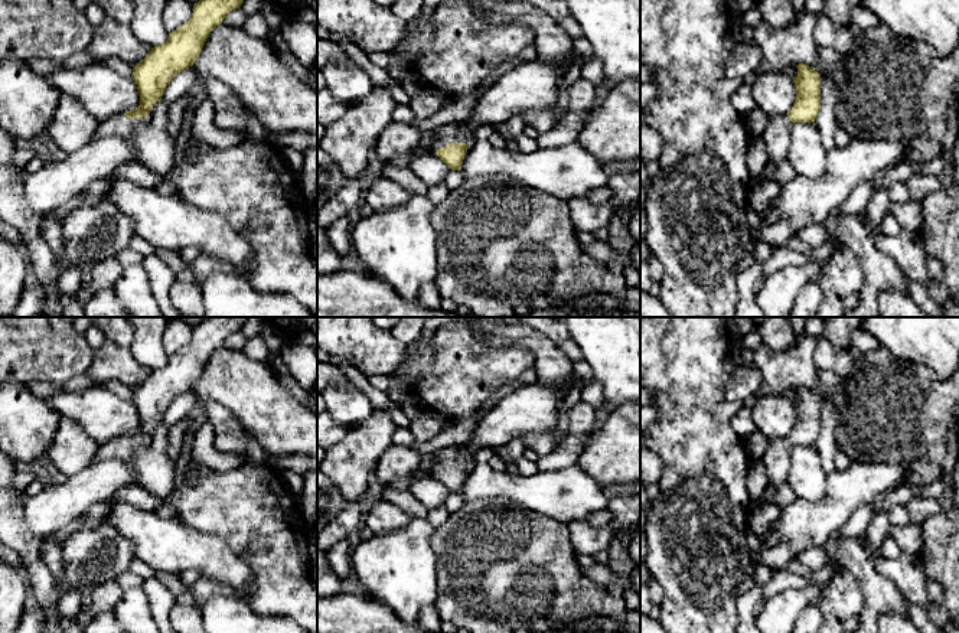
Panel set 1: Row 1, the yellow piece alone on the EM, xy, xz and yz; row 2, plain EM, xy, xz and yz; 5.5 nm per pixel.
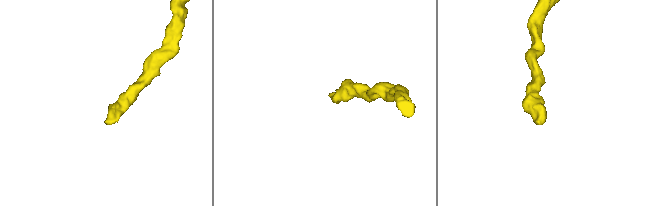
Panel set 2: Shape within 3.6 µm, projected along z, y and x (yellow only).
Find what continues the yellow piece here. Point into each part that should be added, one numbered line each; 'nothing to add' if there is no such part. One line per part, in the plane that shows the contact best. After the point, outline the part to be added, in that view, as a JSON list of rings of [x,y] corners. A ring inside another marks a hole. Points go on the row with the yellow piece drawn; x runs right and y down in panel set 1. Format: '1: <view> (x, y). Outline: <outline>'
1: xz (452, 133). Outline: [[[451,124],[444,127],[440,138],[431,144],[430,153],[436,153],[438,149],[451,143],[464,143],[470,146],[474,140],[473,133],[463,131],[459,125]]]

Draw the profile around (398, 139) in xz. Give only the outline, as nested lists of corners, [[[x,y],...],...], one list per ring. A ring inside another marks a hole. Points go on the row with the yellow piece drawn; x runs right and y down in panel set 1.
[[[391,123],[381,133],[374,151],[386,163],[414,150],[420,138],[421,133],[412,124]]]

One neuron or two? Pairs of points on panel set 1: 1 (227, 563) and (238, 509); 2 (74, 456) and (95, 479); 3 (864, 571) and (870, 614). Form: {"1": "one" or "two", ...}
{"1": "two", "2": "two", "3": "one"}

